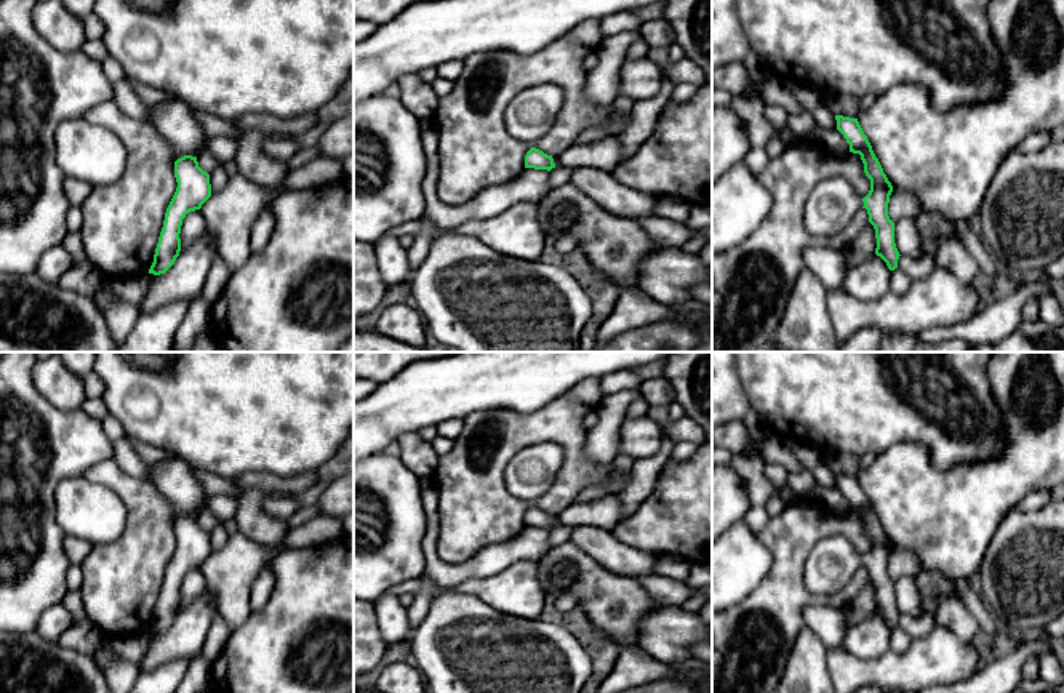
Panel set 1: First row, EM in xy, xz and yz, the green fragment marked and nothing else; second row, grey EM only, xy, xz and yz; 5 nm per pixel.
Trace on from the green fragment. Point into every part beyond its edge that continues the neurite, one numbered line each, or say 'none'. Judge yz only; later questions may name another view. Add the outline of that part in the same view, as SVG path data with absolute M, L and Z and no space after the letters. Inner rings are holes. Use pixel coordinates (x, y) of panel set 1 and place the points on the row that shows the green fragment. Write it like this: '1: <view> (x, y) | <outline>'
1: yz (832, 204) | M840 178L816 184L803 208L803 222L811 235L832 237L843 230L864 206L862 197Z

